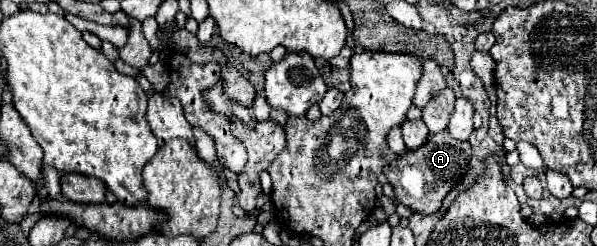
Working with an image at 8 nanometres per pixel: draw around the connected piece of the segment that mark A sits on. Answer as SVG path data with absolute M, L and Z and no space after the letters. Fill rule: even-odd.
M443 130L439 134L429 134L427 142L419 146L419 150L407 150L403 156L397 156L391 164L383 168L383 174L393 186L397 202L405 204L417 214L429 216L441 208L443 198L453 190L453 186L463 180L469 168L471 154L473 150L467 140L459 142L457 138L451 138L447 130Z

